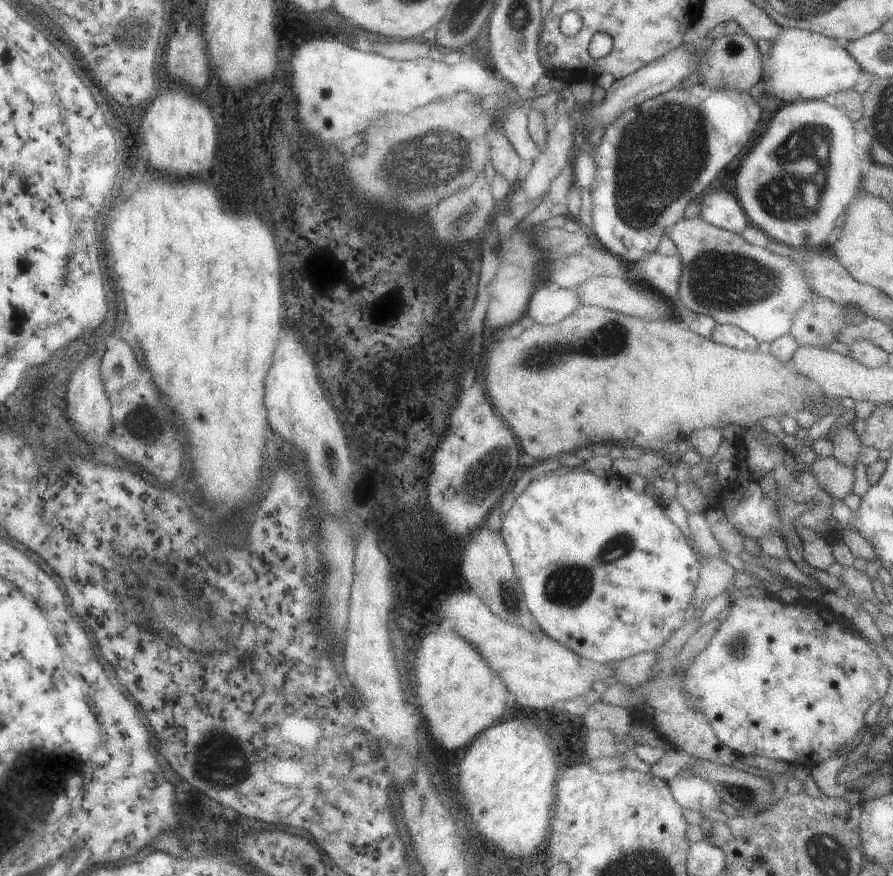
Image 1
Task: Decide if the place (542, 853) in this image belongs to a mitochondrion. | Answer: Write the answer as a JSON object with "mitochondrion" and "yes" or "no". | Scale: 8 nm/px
{"mitochondrion":"no"}

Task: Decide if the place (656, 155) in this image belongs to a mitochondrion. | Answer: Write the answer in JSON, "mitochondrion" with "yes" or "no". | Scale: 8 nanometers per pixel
{"mitochondrion":"yes"}

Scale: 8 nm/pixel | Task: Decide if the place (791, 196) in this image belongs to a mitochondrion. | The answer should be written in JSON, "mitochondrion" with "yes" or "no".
{"mitochondrion":"yes"}

